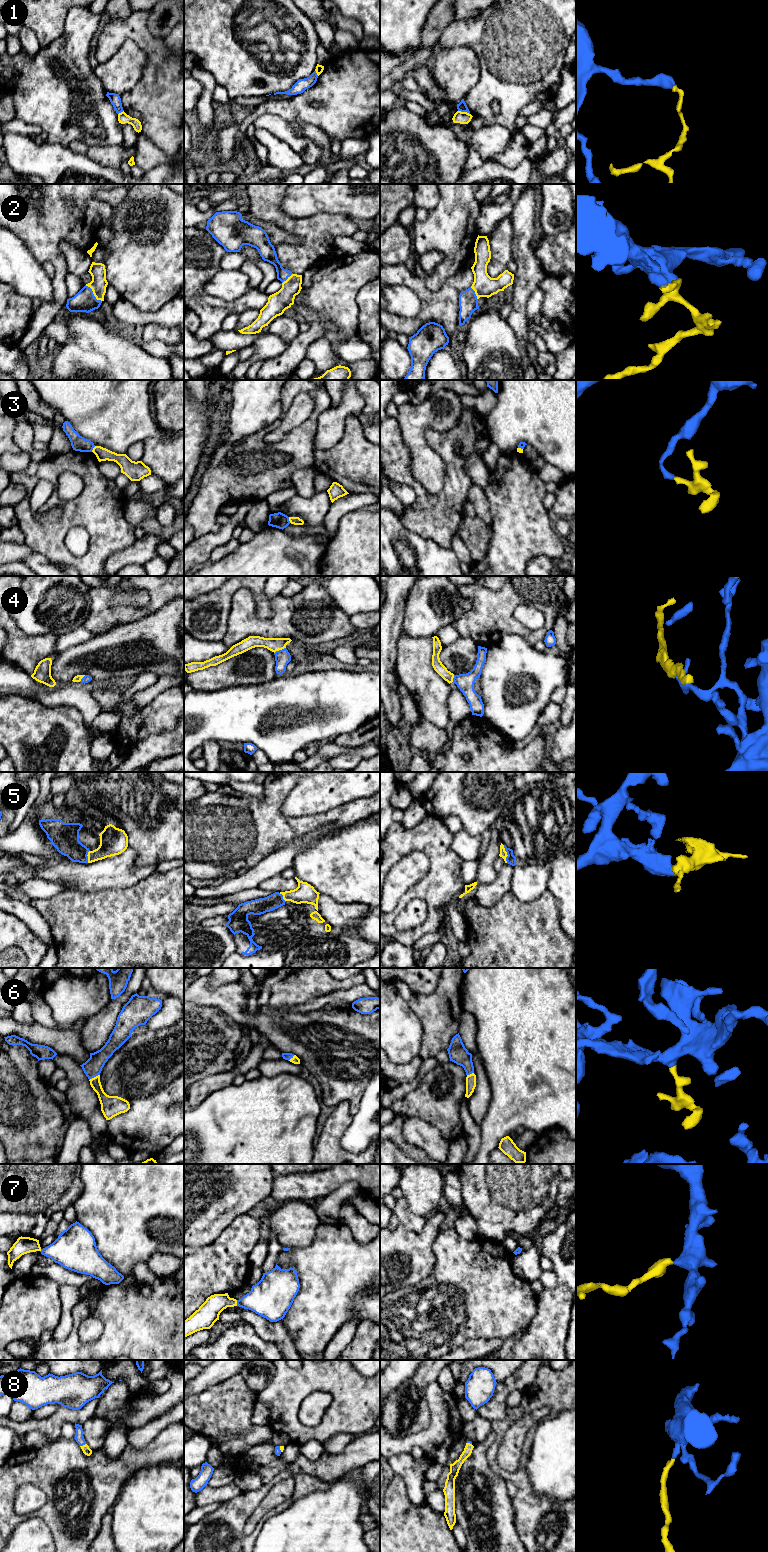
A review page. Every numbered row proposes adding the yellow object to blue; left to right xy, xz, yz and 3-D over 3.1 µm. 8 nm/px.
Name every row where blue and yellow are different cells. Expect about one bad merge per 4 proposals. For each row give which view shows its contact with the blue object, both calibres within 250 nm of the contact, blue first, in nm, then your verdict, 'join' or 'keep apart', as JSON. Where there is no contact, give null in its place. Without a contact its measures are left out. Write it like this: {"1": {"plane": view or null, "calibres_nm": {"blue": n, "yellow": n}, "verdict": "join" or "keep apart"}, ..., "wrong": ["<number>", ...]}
{"1": {"plane": "yz", "calibres_nm": {"blue": 70, "yellow": 100}, "verdict": "keep apart"}, "2": {"plane": "xy", "calibres_nm": {"blue": 180, "yellow": 130}, "verdict": "join"}, "3": {"plane": "xy", "calibres_nm": {"blue": 120, "yellow": 110}, "verdict": "keep apart"}, "4": {"plane": "xz", "calibres_nm": {"blue": 130, "yellow": 110}, "verdict": "join"}, "5": {"plane": "yz", "calibres_nm": {"blue": 80, "yellow": 60}, "verdict": "join"}, "6": {"plane": "xy", "calibres_nm": {"blue": 150, "yellow": 130}, "verdict": "join"}, "7": {"plane": "xz", "calibres_nm": {"blue": 300, "yellow": 180}, "verdict": "join"}, "8": {"plane": "xy", "calibres_nm": {"blue": 70, "yellow": 70}, "verdict": "join"}, "wrong": ["1", "3"]}

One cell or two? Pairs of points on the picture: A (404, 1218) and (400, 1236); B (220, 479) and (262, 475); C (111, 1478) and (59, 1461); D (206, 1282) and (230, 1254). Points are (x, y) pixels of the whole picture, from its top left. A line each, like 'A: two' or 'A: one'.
A: two
B: one
C: one
D: one

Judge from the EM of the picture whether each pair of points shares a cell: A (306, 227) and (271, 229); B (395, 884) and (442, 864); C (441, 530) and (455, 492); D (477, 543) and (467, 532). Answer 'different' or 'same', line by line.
A: different
B: different
C: same
D: same

